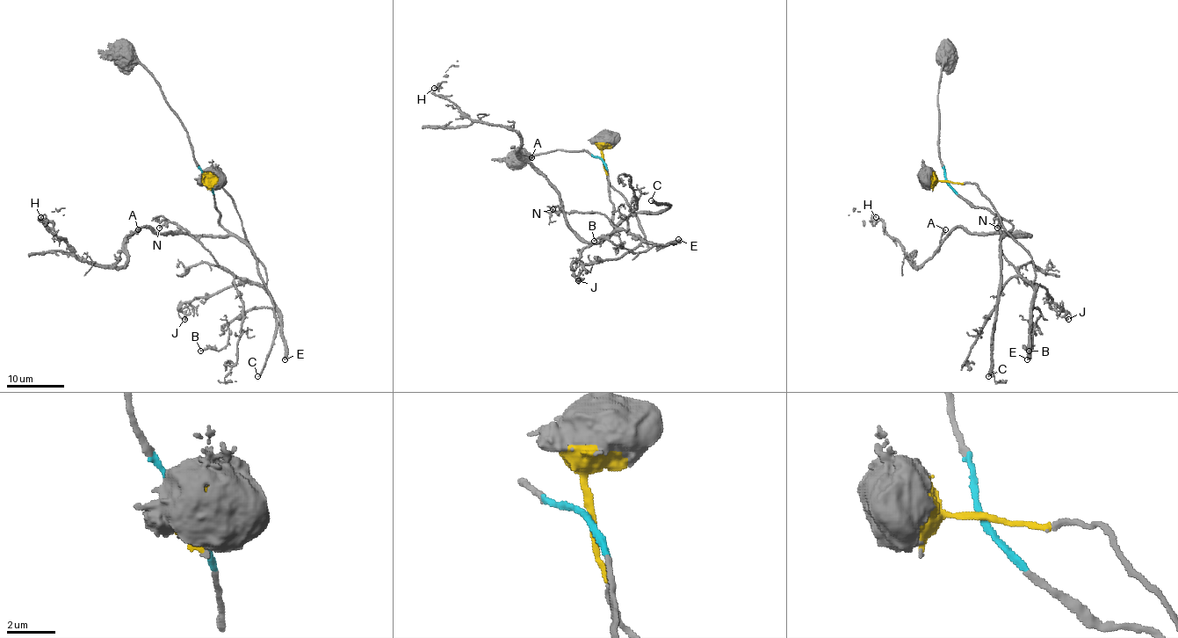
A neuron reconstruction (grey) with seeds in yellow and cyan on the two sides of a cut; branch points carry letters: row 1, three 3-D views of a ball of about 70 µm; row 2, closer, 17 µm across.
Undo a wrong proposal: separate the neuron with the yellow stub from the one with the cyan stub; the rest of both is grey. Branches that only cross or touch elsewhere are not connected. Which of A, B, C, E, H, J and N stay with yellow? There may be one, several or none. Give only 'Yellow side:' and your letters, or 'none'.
Yellow side: B, E, J, N

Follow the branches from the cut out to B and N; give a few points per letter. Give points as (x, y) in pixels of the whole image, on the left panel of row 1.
B: (209, 180), (234, 203), (275, 307), (242, 312), (228, 323), (226, 345), (200, 351)
N: (209, 180), (234, 203), (266, 284), (225, 271), (176, 223), (159, 228)

